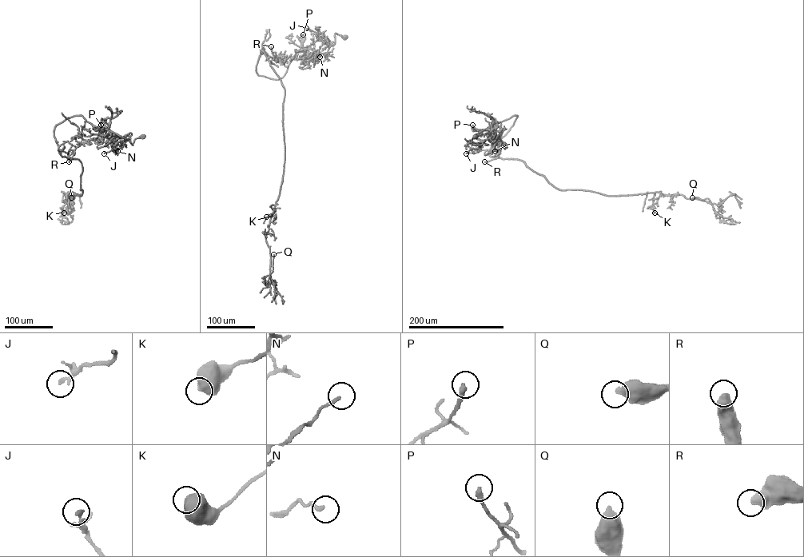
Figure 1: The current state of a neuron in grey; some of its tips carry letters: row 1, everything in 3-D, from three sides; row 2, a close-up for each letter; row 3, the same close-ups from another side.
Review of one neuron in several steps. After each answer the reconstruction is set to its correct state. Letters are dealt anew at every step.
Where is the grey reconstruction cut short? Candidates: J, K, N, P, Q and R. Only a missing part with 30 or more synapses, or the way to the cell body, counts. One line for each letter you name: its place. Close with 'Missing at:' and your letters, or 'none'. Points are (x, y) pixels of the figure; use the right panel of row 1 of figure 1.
Missing at: none

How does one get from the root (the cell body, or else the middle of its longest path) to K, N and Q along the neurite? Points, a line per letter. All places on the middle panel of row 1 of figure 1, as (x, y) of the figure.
K: (345, 37), (300, 49), (277, 79), (256, 73), (260, 51), (284, 91), (283, 174), (266, 216)
N: (345, 37), (335, 33), (333, 45), (321, 37), (307, 46), (310, 61), (314, 61), (320, 57)
Q: (345, 37), (300, 49), (277, 79), (258, 74), (258, 59), (284, 91), (270, 273), (273, 254)

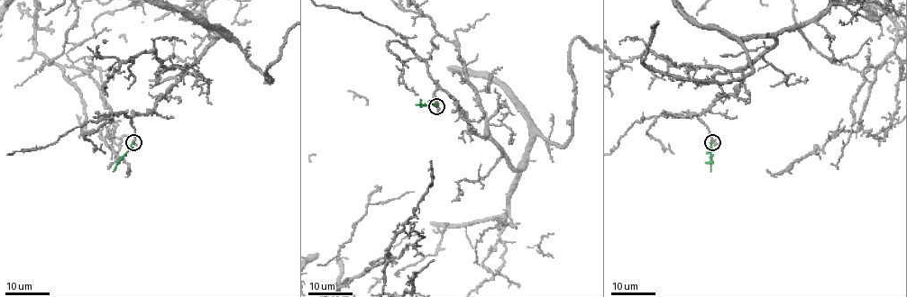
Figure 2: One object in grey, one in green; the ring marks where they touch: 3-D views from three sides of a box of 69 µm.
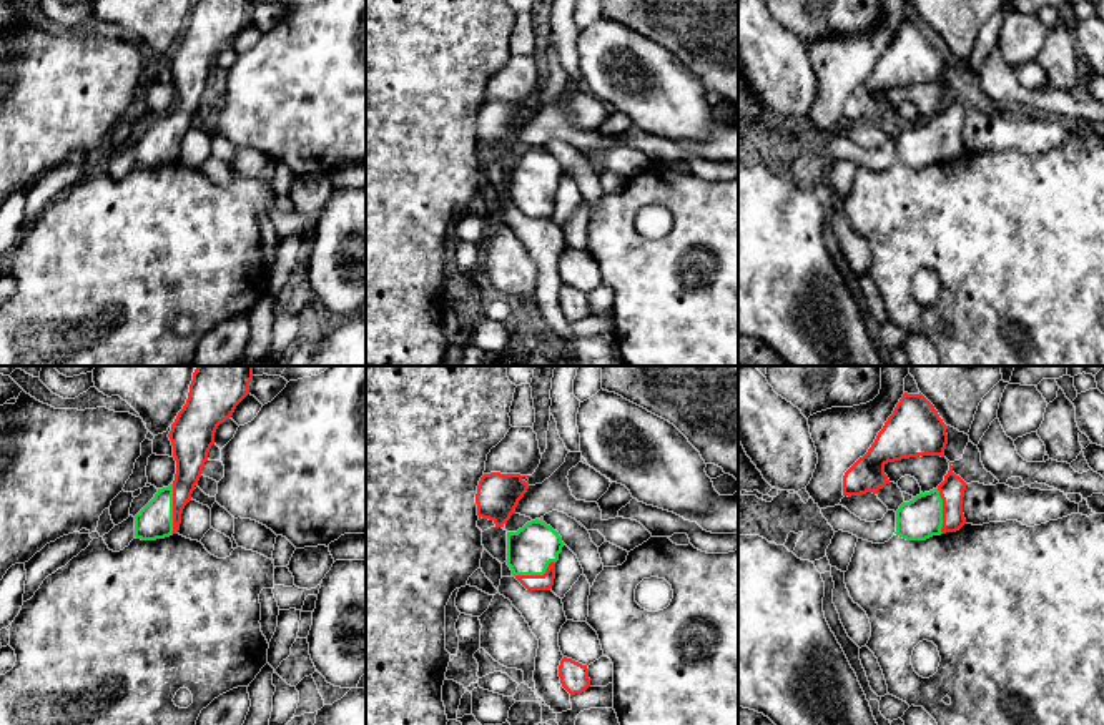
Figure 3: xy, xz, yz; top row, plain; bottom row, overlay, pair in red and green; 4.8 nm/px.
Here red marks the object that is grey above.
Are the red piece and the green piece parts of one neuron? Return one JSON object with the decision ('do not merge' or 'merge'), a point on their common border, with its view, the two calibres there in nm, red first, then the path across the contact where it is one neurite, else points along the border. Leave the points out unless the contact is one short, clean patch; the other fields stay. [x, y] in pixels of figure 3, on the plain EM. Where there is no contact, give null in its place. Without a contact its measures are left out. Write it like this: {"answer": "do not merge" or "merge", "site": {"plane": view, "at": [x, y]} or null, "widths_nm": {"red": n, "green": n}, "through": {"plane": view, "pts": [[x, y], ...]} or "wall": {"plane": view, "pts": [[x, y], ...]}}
{"answer": "merge", "site": {"plane": "xy", "at": [173, 137]}, "widths_nm": {"red": 140, "green": 180}, "through": {"plane": "xy", "pts": [[190, 88], [173, 137], [155, 148]]}}

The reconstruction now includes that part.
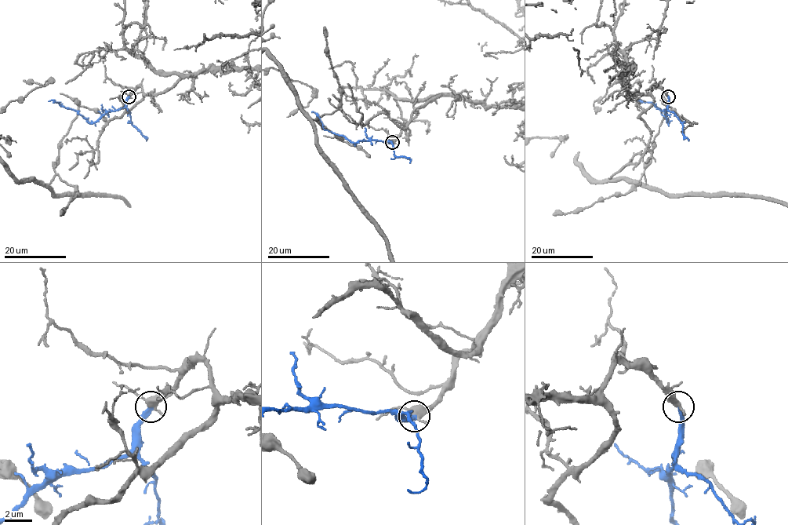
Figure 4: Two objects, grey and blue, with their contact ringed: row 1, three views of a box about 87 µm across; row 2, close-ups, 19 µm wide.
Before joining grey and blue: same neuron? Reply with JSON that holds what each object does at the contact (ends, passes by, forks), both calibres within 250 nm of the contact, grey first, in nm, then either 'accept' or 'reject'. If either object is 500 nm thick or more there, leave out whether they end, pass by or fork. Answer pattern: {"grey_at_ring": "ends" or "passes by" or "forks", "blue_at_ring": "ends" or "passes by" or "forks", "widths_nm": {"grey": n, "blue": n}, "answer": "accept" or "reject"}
{"grey_at_ring": "forks", "blue_at_ring": "ends", "widths_nm": {"grey": 320, "blue": 360}, "answer": "accept"}

